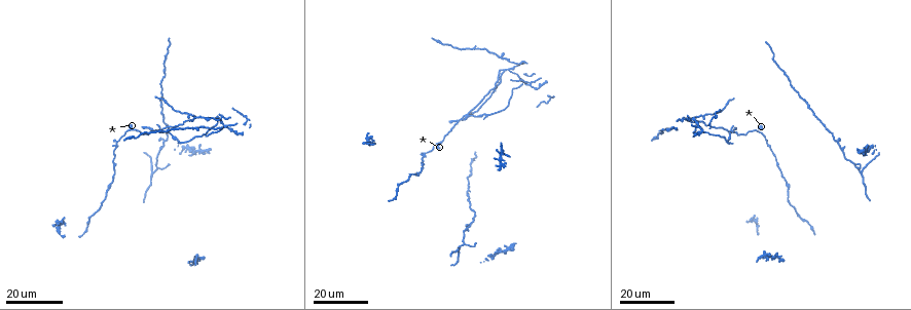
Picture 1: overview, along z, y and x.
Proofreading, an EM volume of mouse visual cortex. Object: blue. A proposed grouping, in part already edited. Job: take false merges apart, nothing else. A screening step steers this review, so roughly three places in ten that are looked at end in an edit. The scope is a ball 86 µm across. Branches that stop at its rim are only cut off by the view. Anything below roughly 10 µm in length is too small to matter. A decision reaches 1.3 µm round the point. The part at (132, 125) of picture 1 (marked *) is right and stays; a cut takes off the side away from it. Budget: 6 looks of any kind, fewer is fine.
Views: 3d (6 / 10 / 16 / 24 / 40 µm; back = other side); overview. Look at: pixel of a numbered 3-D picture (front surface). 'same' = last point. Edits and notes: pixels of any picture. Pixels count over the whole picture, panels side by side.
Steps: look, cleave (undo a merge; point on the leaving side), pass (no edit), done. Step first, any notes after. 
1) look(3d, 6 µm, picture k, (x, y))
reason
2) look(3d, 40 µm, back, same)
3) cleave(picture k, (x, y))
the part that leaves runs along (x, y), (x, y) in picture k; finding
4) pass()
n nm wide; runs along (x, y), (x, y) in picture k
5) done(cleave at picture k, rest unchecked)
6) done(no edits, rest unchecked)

look(3d, 16 µm, picture 1, (767, 142))
three-way junction

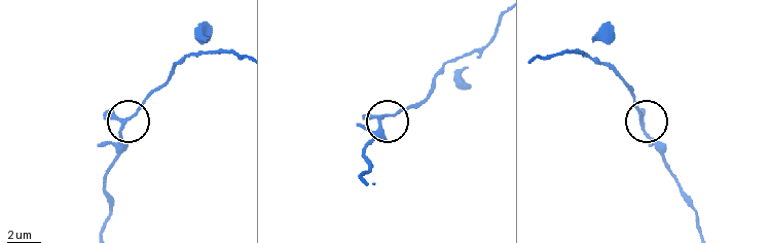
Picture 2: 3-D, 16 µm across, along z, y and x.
look(3d, 6 µm, picture 2, (121, 123))

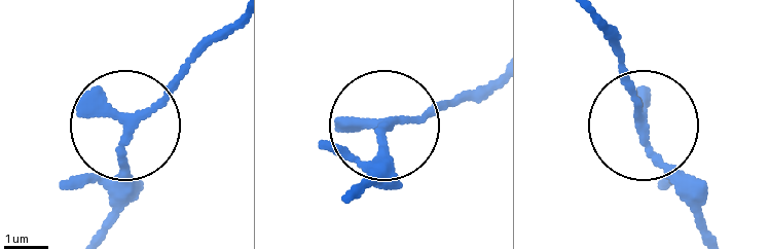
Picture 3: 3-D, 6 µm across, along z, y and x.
pass()
runs along (592, 13), (636, 102), (644, 146), (692, 209) in picture 3; continuous, no second neuron

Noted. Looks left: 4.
look(3d, 16 µm, picture 1, (109, 188))
calibre changes

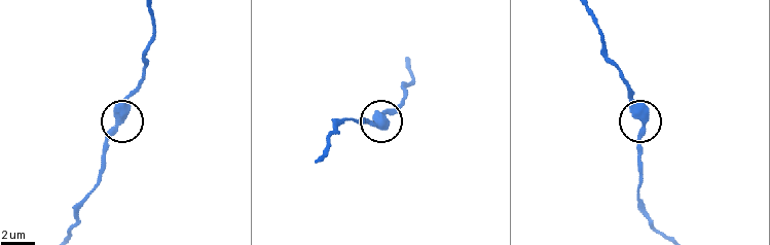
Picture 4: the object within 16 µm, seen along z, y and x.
look(3d, 6 µm, picture 4, (117, 121))

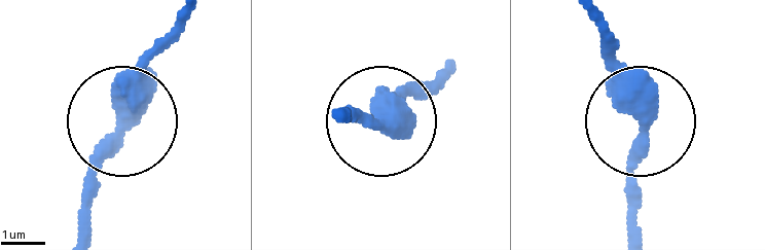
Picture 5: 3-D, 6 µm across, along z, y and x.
pass()
runs along (182, 15), (79, 222) in picture 5; continuous, no second neuron

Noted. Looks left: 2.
look(3d, 24 µm, picture 1, (438, 141))
two arms in line, one across

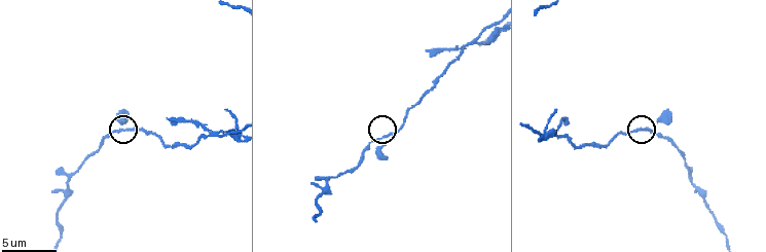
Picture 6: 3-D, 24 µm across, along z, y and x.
look(3d, 6 µm, picture 6, (121, 129))
closer look

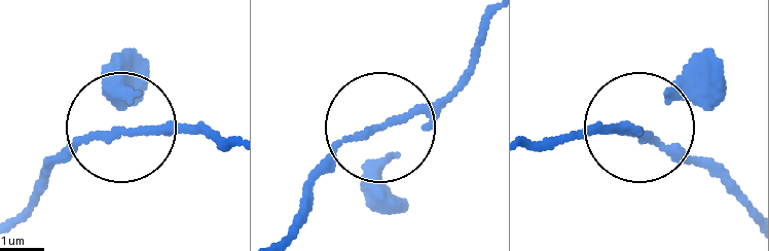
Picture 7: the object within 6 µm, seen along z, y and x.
pass()
side arm 85 µm; continuous, no second neuron

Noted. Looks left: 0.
done(no edits, rest unchecked)

